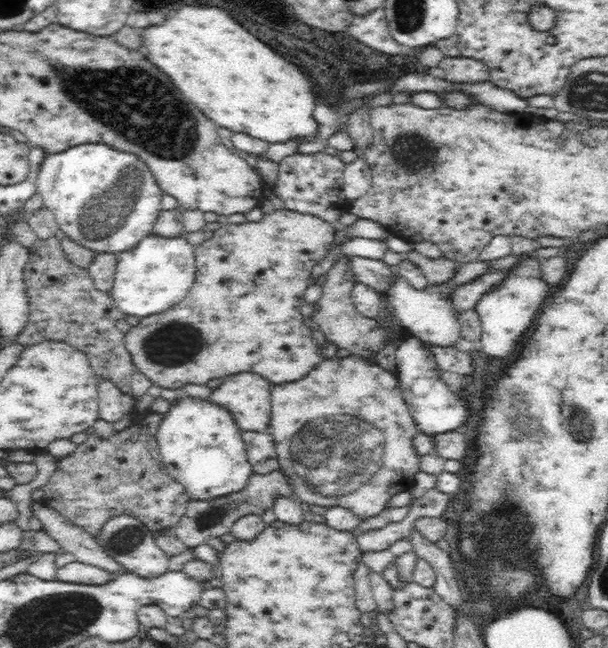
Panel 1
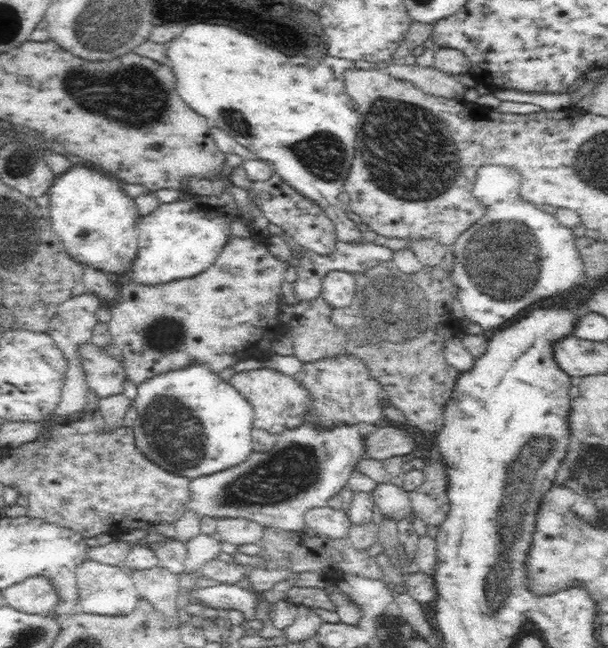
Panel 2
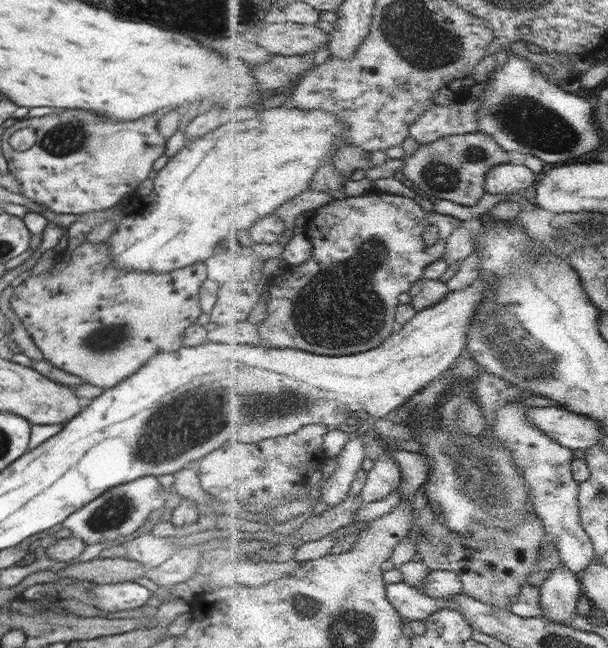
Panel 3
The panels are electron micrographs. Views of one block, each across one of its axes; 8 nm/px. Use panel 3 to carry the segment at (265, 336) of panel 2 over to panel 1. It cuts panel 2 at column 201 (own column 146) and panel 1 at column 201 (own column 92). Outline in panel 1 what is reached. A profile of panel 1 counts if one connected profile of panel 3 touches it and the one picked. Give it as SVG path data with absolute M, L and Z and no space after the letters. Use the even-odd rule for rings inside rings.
M287 209L265 214L258 222L245 222L241 224L222 224L213 232L210 239L195 247L196 273L195 282L188 294L178 304L164 312L142 317L136 326L131 326L125 334L125 348L131 354L131 362L136 371L141 372L146 378L160 388L172 388L180 391L184 384L206 385L212 378L223 378L238 373L256 373L266 377L273 384L279 385L288 381L296 381L306 376L312 368L324 358L320 343L312 338L314 327L303 318L300 305L304 302L304 293L311 282L313 267L324 258L334 246L336 227L328 221L310 214L290 211Z

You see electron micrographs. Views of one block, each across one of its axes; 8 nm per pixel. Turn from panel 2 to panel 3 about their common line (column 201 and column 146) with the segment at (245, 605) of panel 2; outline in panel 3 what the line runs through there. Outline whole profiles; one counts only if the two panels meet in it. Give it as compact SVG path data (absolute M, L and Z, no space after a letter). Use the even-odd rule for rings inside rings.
M135 581L88 583L86 589L94 594L95 607L110 613L138 609L150 598L150 590Z

